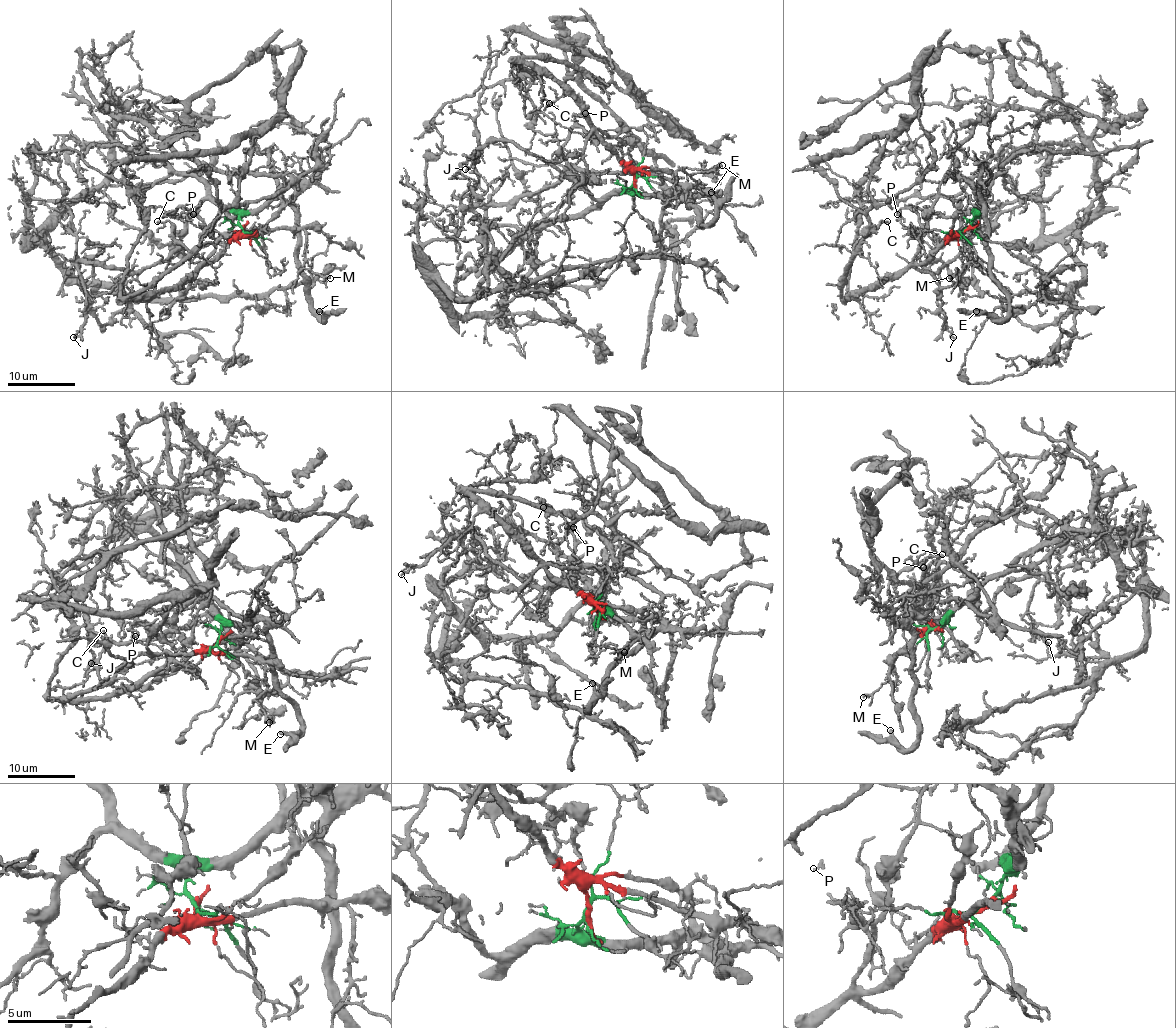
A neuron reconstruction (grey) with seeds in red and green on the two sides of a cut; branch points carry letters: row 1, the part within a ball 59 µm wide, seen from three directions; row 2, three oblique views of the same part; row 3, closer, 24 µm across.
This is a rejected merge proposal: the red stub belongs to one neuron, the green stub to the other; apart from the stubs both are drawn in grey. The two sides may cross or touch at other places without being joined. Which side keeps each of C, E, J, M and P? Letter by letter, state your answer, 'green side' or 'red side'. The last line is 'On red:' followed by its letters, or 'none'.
C: red side
E: green side
J: green side
M: red side
P: green side
On red: C, M

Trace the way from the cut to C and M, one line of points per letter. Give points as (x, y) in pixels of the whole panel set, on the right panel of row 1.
C: (964, 229), (923, 261), (889, 273), (872, 288), (843, 297), (842, 276), (852, 249), (881, 220), (888, 220)
M: (964, 229), (954, 236), (961, 229), (969, 231), (967, 248), (971, 259), (949, 278)

